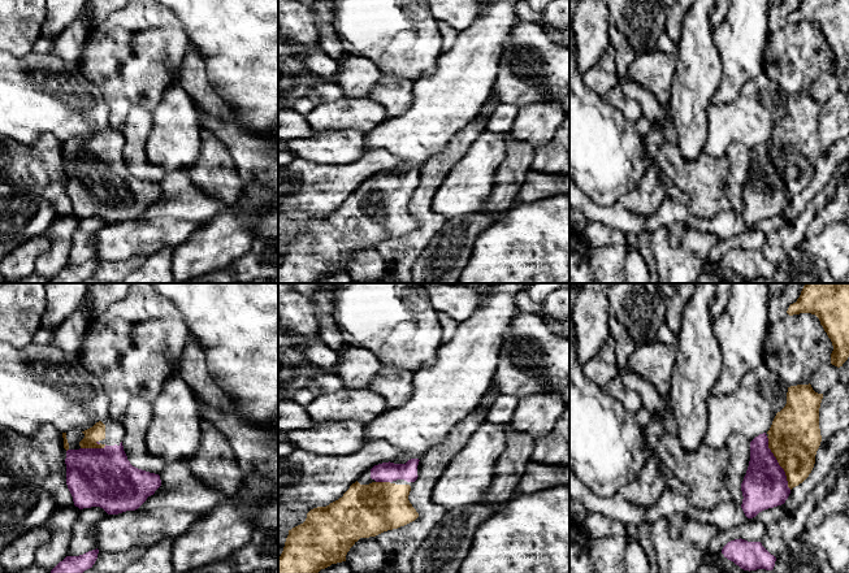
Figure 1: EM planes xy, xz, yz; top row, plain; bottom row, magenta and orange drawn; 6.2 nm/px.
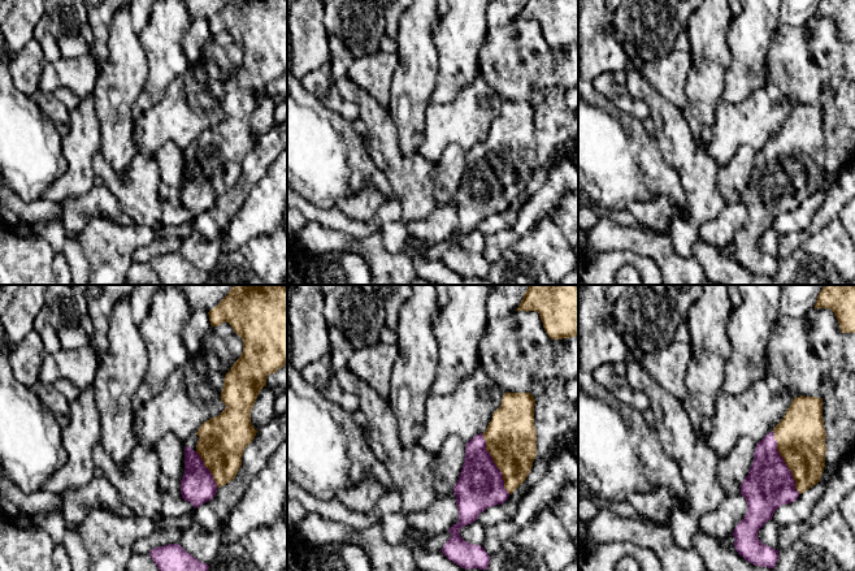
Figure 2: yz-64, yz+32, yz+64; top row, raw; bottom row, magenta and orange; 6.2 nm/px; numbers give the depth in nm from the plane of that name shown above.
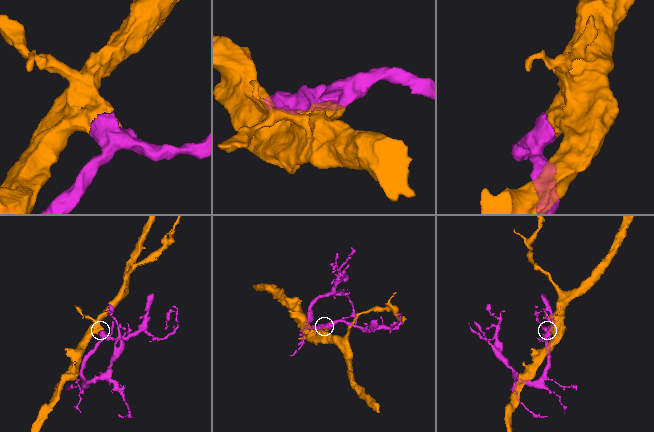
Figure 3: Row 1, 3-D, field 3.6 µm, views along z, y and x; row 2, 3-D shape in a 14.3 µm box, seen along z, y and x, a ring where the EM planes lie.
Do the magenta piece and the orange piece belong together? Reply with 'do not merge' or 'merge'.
merge

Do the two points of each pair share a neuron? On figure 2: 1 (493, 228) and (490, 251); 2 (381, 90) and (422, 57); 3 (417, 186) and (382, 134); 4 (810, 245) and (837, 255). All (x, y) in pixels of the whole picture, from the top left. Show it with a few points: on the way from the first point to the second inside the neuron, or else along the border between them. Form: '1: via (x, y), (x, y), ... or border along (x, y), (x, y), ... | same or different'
1: border along (519, 216), (512, 226), (485, 236) | different
2: border along (396, 53), (398, 63), (387, 108) | different
3: via (404, 173), (386, 155), (383, 147) | same
4: via (816, 245), (827, 245), (830, 249) | same

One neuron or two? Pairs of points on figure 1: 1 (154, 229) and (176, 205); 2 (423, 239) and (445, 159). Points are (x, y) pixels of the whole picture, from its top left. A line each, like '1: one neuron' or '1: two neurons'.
1: two neurons
2: one neuron

